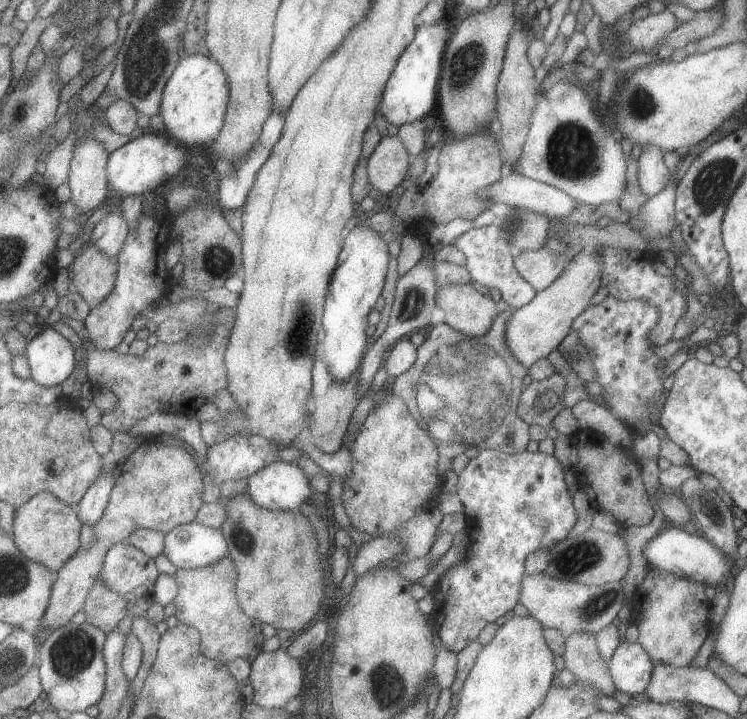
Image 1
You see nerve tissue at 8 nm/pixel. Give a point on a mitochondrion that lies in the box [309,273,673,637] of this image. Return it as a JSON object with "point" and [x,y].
{"point":[583,555]}

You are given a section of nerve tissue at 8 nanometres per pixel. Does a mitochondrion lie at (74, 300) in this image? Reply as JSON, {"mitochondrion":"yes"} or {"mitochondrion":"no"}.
{"mitochondrion":"no"}

